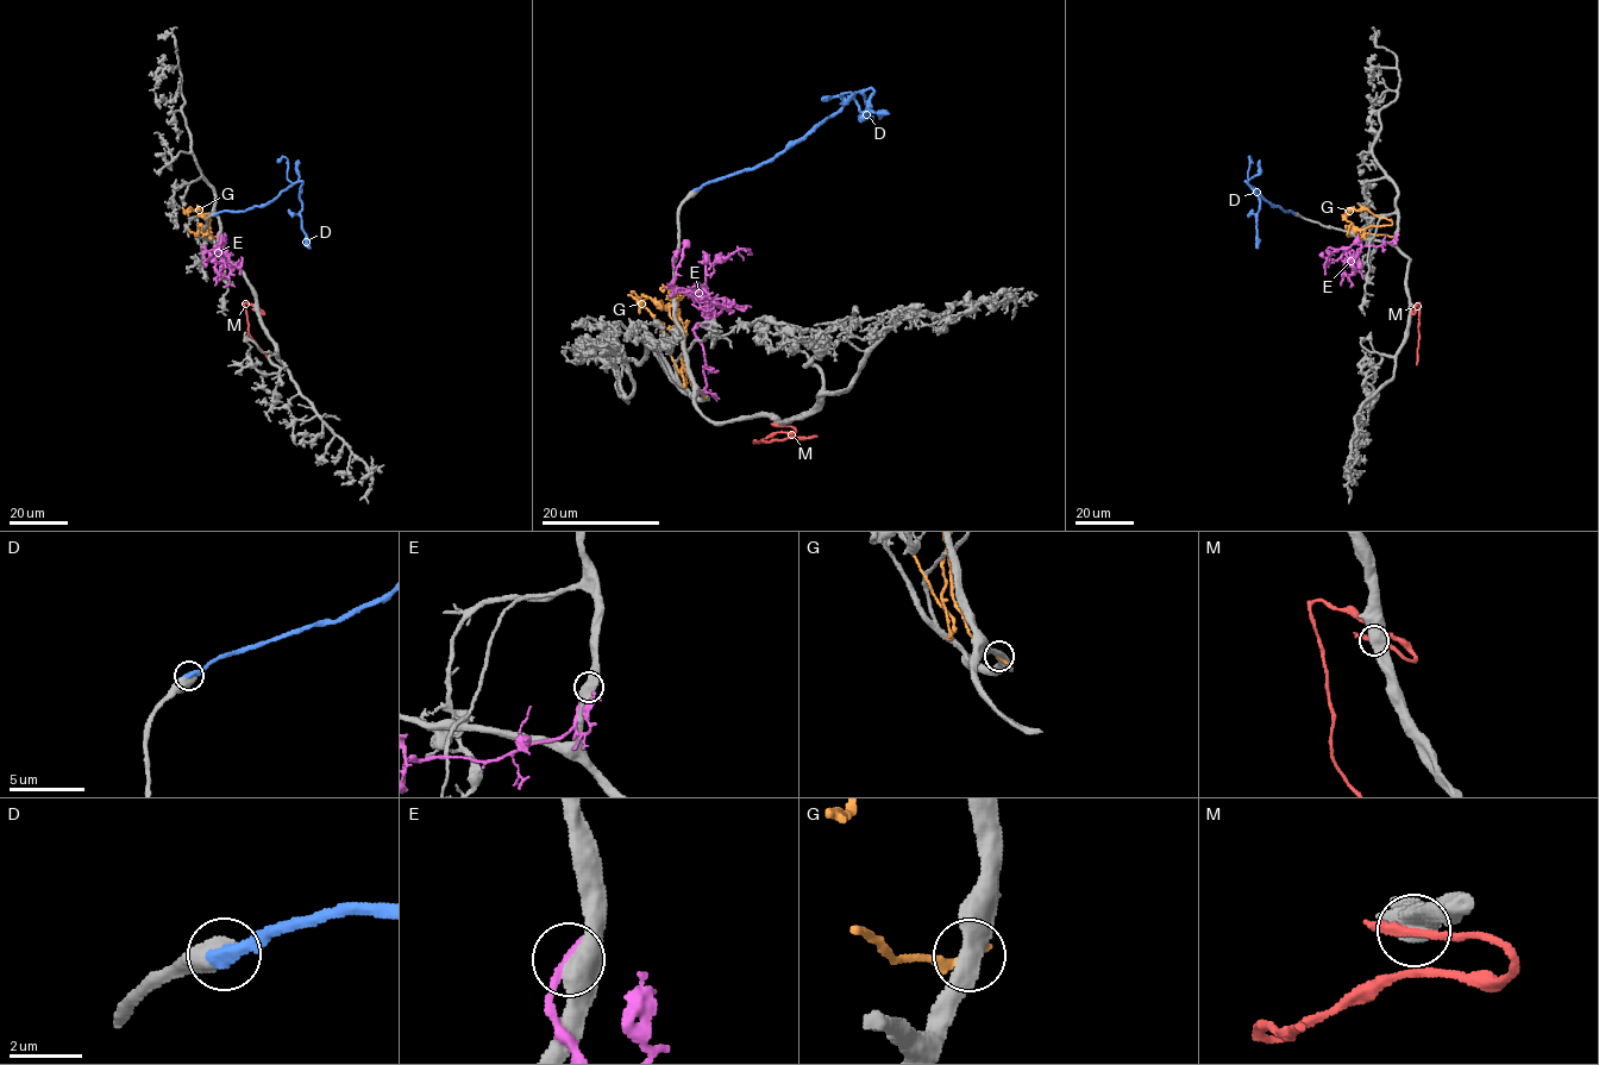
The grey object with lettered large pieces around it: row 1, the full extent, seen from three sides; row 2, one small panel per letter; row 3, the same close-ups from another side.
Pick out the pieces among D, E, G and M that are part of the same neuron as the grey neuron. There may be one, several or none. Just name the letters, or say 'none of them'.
D

